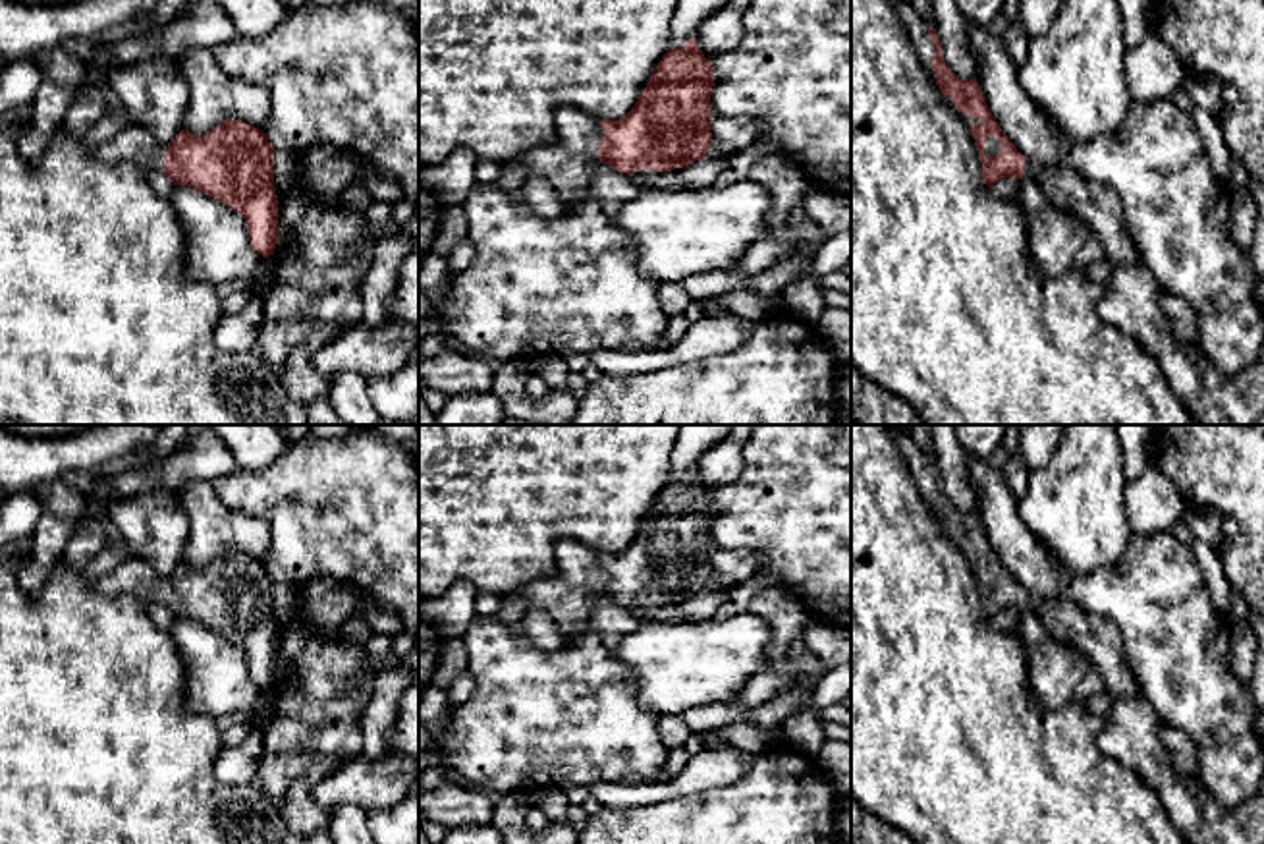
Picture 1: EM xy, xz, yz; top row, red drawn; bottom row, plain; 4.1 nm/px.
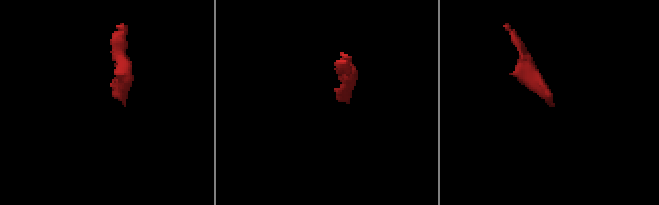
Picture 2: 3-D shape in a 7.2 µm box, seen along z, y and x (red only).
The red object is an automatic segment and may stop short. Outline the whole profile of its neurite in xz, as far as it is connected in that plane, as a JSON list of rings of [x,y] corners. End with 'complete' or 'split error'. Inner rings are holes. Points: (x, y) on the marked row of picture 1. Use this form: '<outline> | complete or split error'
[[[693,37],[662,56],[639,100],[623,118],[598,120],[563,104],[556,112],[556,141],[525,153],[521,164],[529,176],[548,180],[569,211],[581,203],[592,168],[600,162],[631,176],[635,170],[672,172],[695,160],[704,160],[712,143],[712,87],[714,66],[704,58]]] | split error

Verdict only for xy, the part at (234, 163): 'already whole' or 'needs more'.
needs more

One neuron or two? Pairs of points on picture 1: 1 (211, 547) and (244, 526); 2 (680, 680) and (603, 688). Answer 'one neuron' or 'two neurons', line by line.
1: one neuron
2: two neurons

